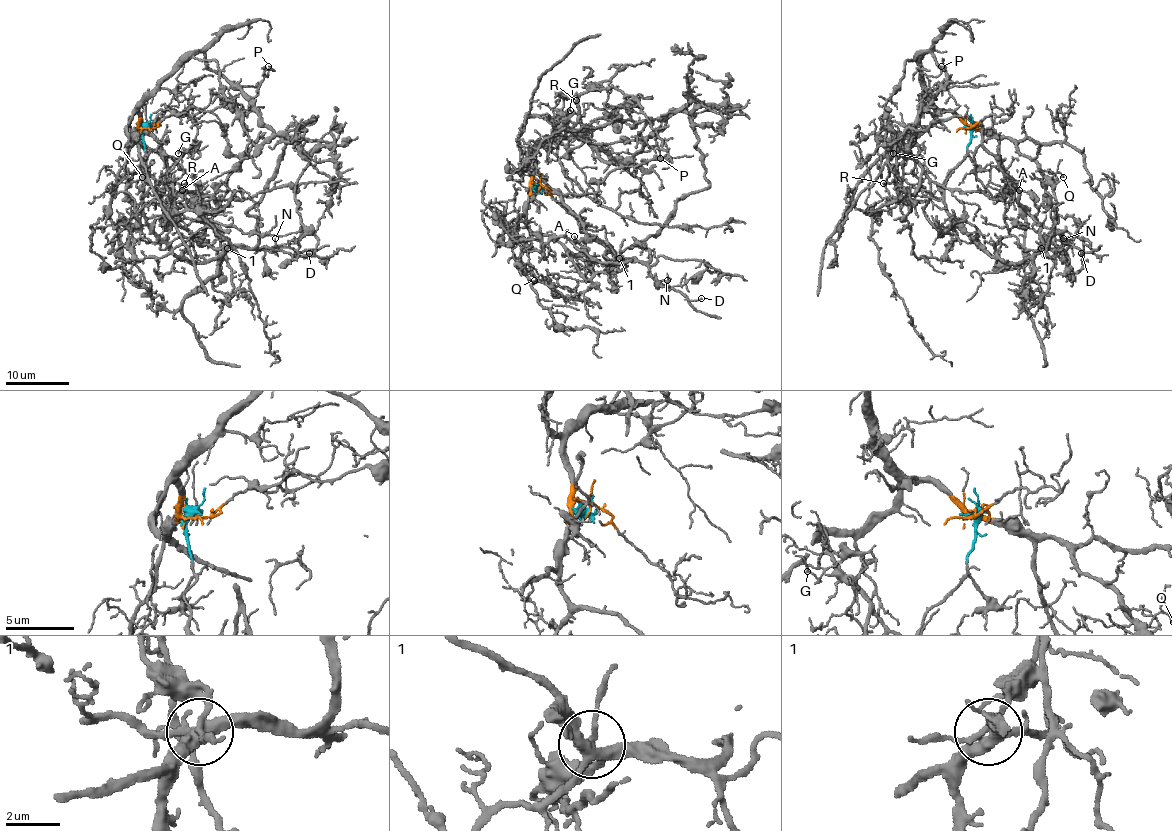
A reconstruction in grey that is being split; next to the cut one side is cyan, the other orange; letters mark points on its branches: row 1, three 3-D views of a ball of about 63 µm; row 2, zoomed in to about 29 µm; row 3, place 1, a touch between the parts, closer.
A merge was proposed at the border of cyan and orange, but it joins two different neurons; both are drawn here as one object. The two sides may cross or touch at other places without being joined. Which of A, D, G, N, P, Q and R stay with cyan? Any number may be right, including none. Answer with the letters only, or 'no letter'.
A, D, G, N, Q

